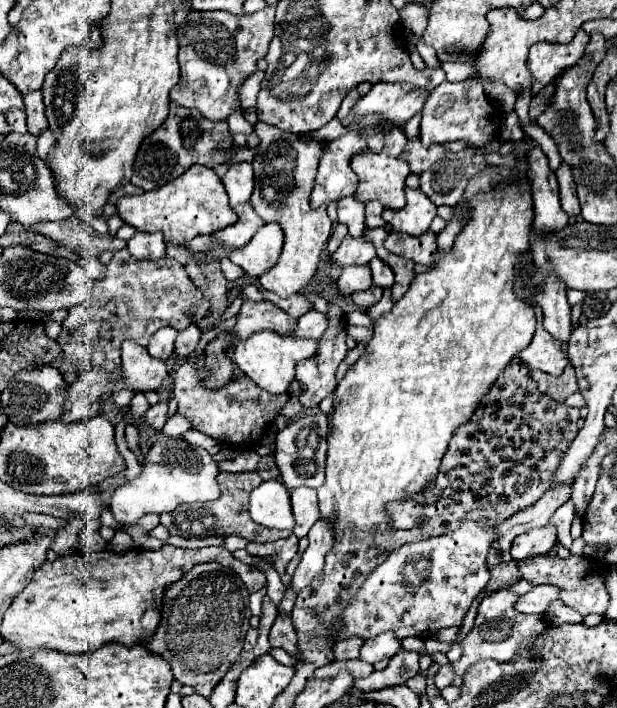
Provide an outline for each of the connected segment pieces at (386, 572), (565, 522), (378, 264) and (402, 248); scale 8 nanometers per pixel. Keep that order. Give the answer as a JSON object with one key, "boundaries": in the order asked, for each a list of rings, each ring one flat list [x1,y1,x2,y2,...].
{"boundaries":[[[487,518,463,520,453,532,393,550,387,560,367,576,365,584,341,612,337,626,329,626,331,640,367,640,383,632,395,632,399,640,407,636,425,640,441,628,459,626,471,602,491,578,487,554,499,538,497,526,499,524,487,524]],[[565,502,563,506,559,506,555,510,555,514,551,516,549,524,553,524,559,532,559,542,565,546,565,548,571,548,573,544,573,538,569,534,569,528,571,528,571,520,573,520,573,504,571,502]],[[373,258,373,260,369,262,369,268,371,268,371,272,373,272,373,284,375,284,375,286,381,286,381,288,393,286,393,272,391,272,391,268,389,268,383,260]],[[427,230,421,236,405,236,397,232,389,232,385,240,385,248,393,254,399,254,403,258,409,258,417,264,431,264,433,252,437,248,435,244,435,232]]]}

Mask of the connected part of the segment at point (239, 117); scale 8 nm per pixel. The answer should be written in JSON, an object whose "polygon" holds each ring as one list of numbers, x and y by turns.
{"polygon":[[237,110,227,119,228,129,232,135,244,134,246,136,255,131,255,126,251,125,243,116,242,111]]}

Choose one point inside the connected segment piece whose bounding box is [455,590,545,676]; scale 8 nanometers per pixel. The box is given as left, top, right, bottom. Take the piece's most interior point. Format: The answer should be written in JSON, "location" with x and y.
{"location":[500,632]}

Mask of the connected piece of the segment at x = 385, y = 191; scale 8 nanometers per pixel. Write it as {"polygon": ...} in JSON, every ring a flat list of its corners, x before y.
{"polygon":[[393,128,393,132,389,132,389,140,385,140,385,148,379,154,359,154,351,160,351,168,353,172,359,176,359,188,357,188,357,198,361,202,369,202,369,200,379,200,385,208,393,208,399,210,405,206,405,178,409,176,409,166,399,160,399,154,405,150,407,138,403,136,401,128]]}

